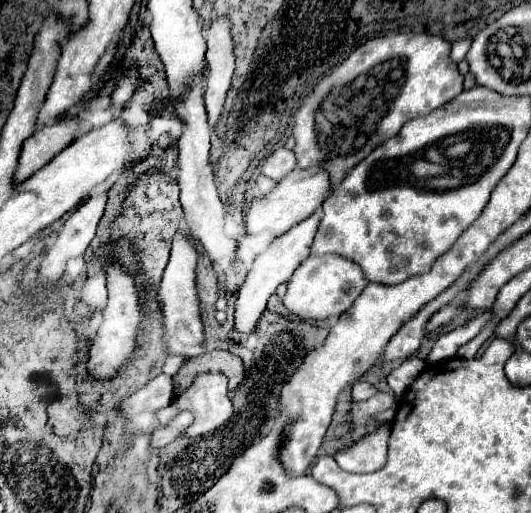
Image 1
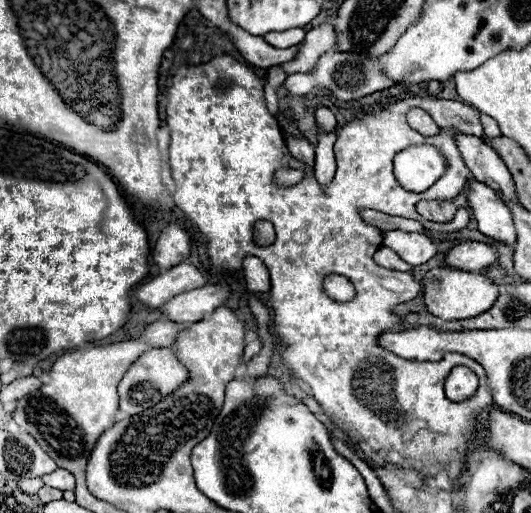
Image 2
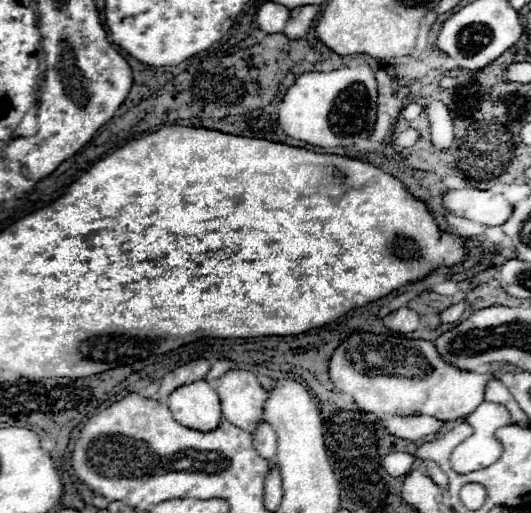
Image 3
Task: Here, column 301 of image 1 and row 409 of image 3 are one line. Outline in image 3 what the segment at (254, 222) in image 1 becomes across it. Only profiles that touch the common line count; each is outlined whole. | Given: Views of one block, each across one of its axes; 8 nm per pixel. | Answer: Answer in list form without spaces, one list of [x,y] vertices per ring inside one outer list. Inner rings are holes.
[[[204,380],[172,392],[172,396],[168,398],[168,408],[178,424],[196,428],[200,432],[210,432],[224,422],[220,398],[216,390]]]

